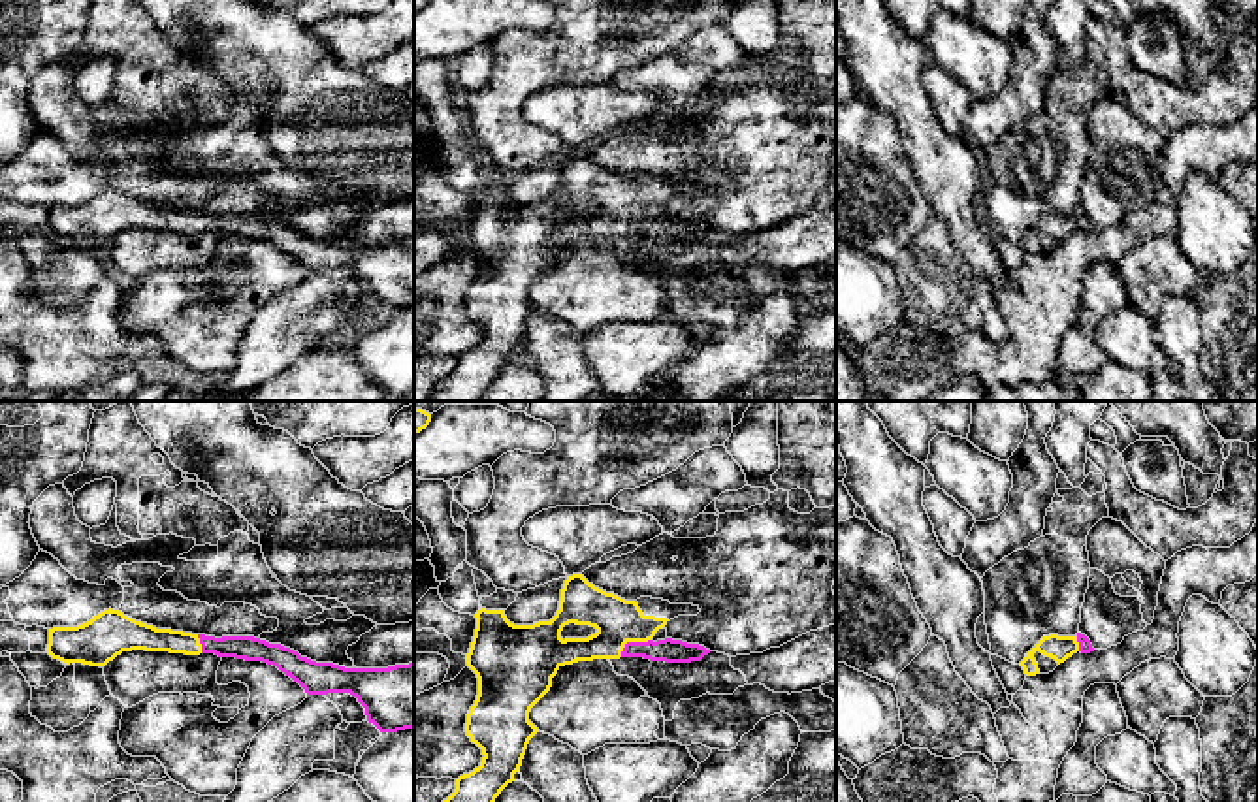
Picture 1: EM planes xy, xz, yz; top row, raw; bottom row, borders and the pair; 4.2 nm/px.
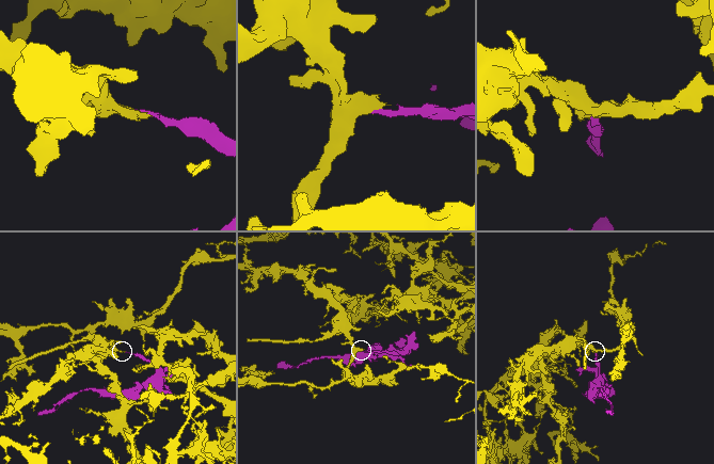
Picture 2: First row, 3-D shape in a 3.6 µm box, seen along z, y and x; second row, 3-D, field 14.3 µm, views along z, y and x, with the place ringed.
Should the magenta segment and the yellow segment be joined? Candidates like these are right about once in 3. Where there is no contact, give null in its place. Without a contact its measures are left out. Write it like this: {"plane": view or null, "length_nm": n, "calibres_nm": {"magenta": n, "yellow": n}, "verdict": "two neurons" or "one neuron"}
{"plane": "xz", "length_nm": 150, "calibres_nm": {"magenta": 100, "yellow": 190}, "verdict": "one neuron"}

